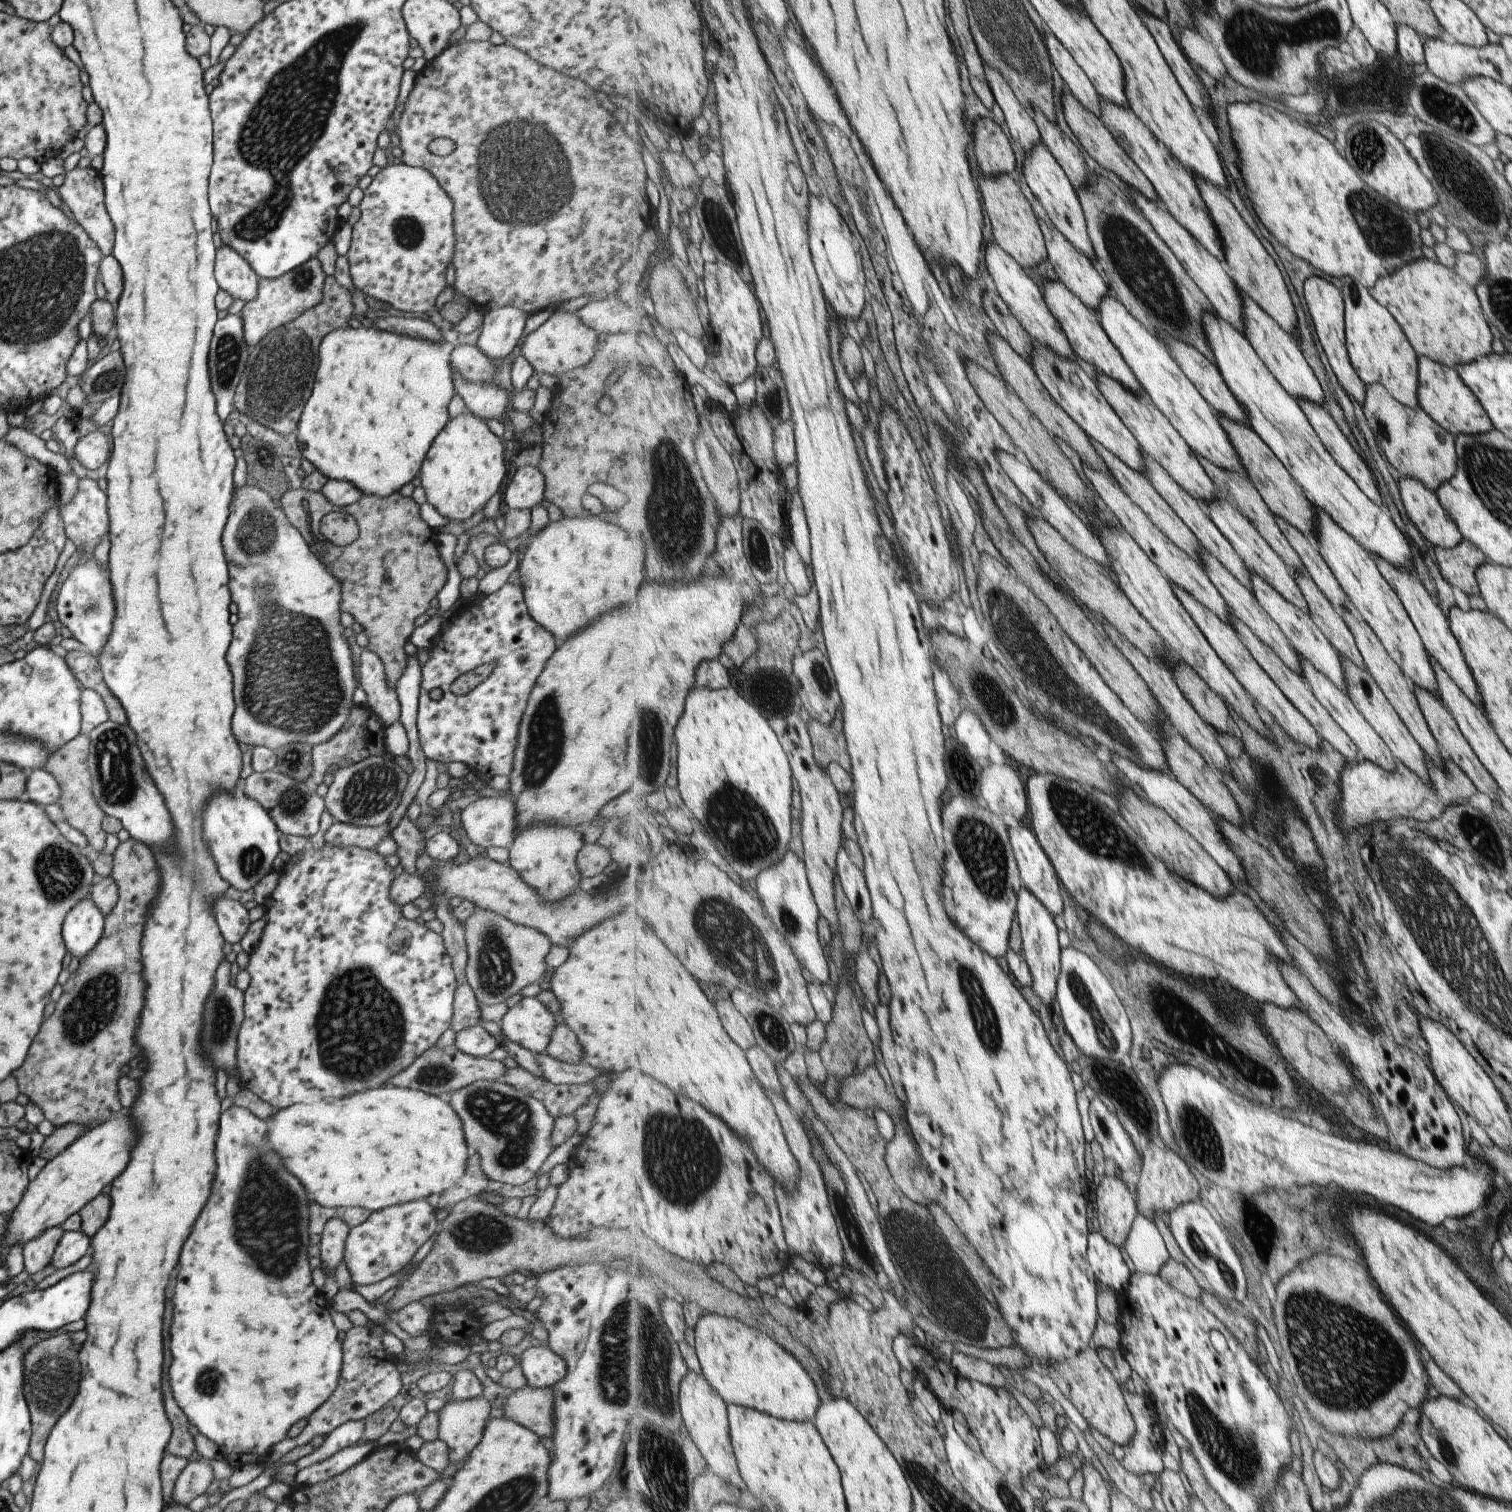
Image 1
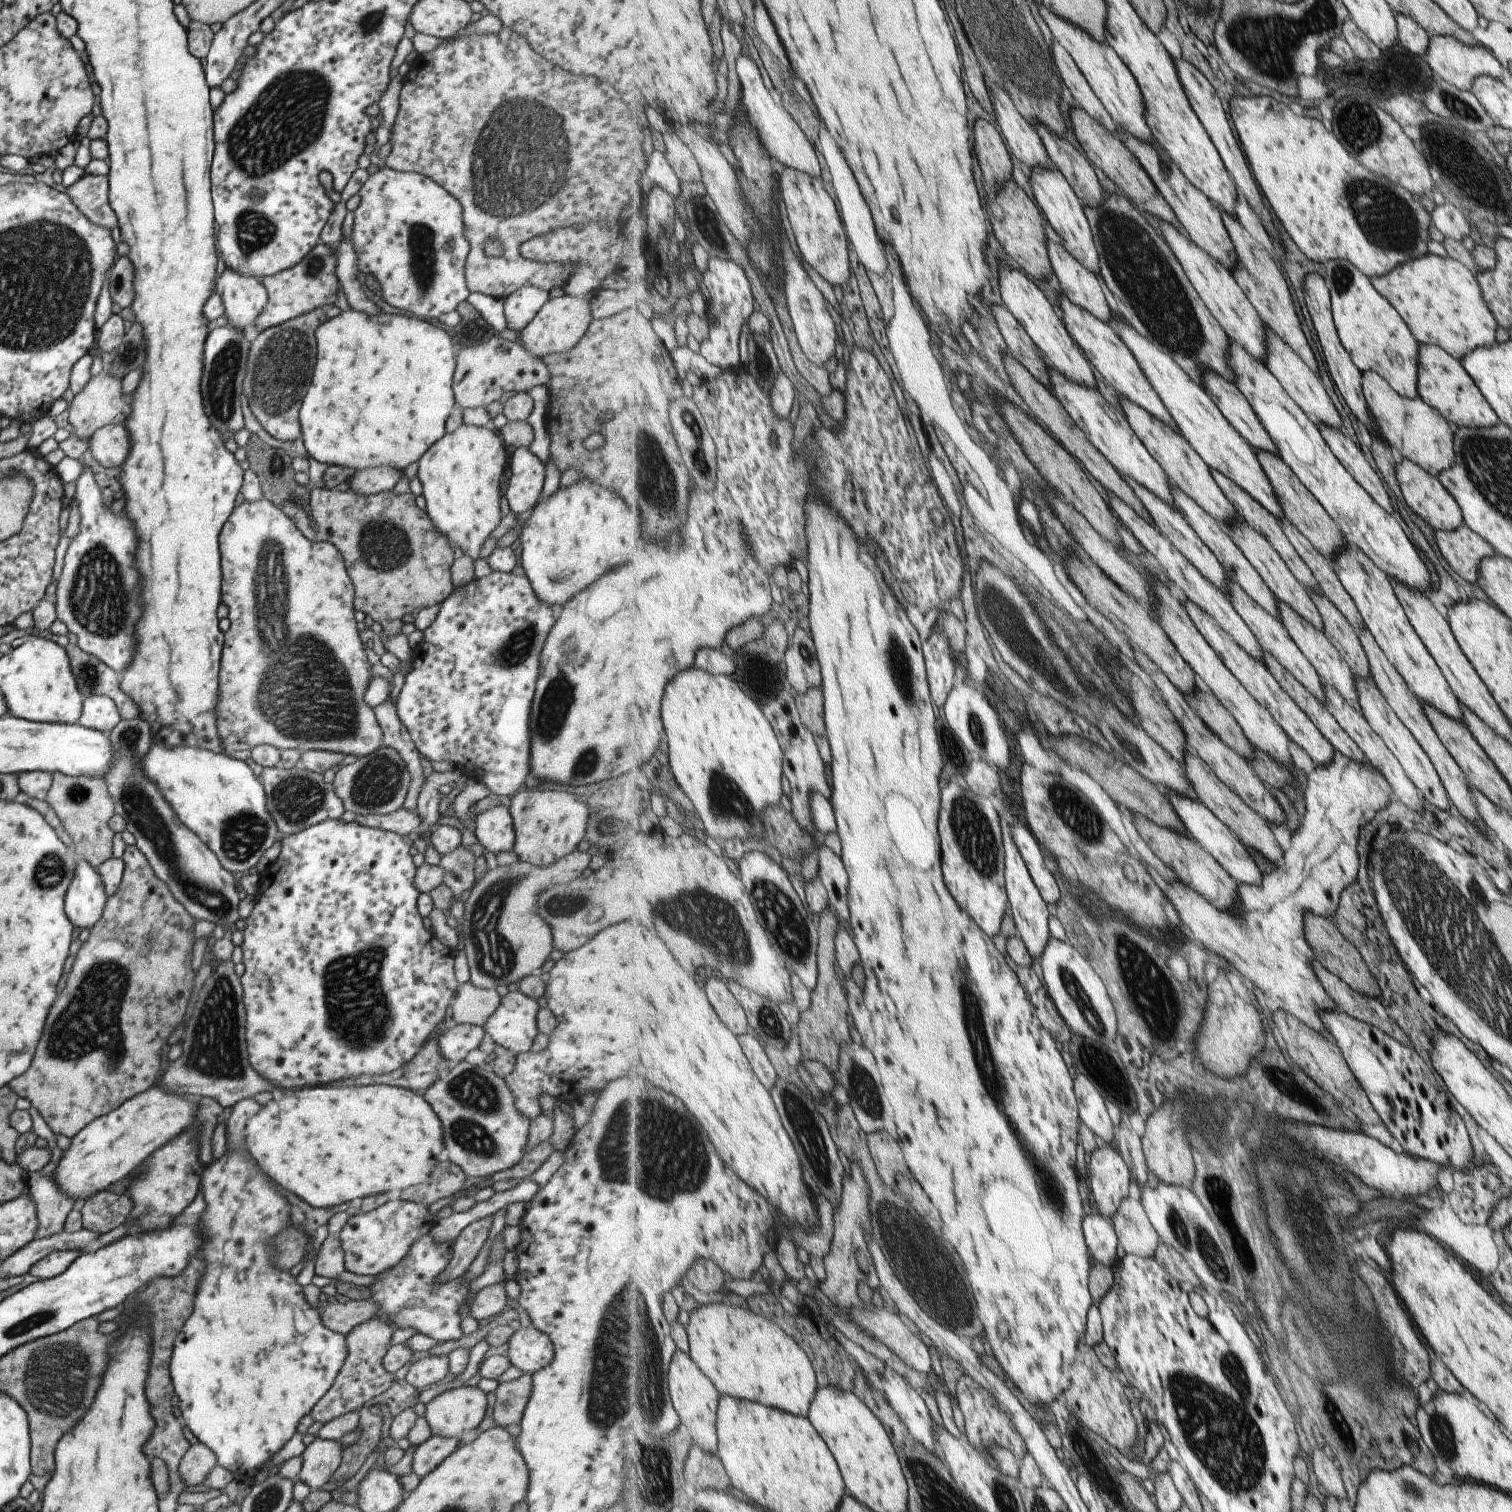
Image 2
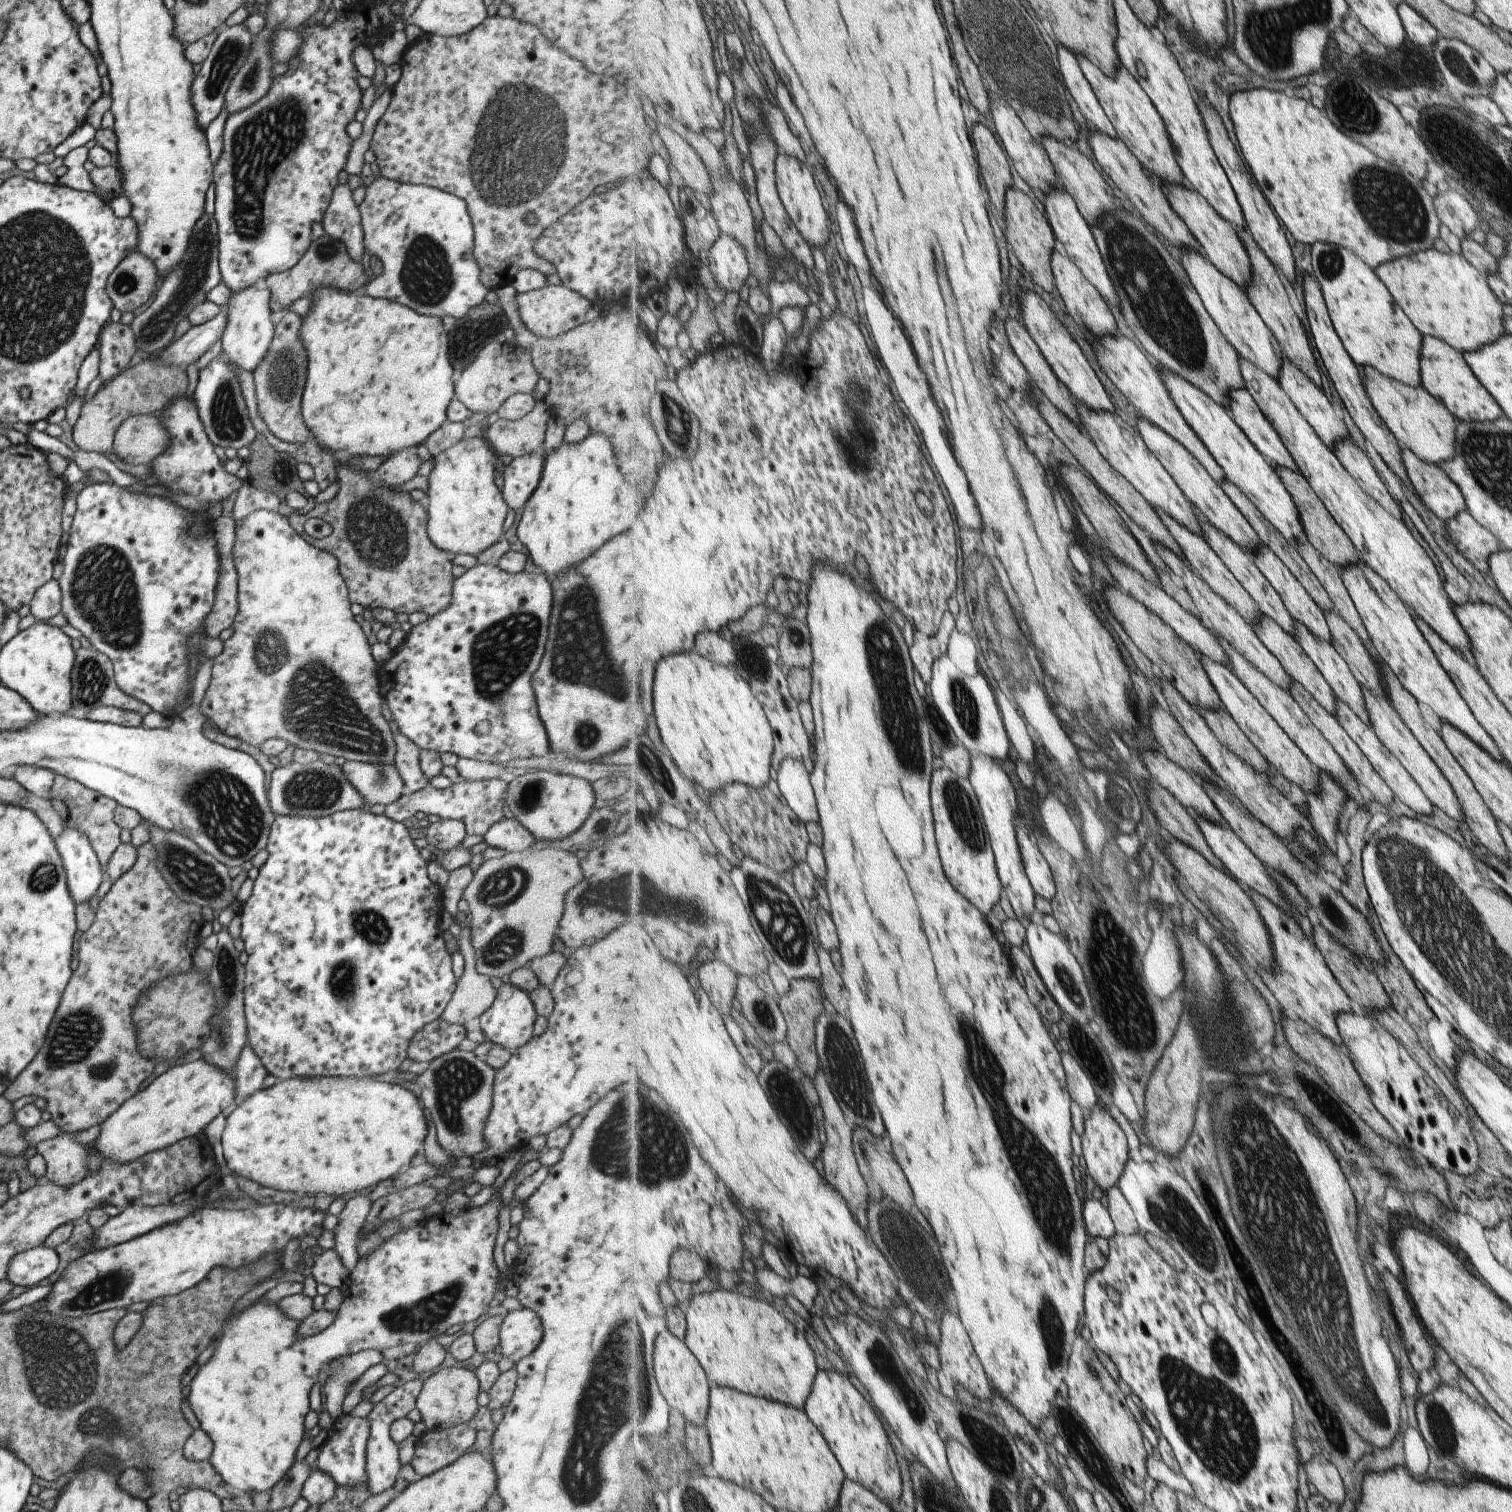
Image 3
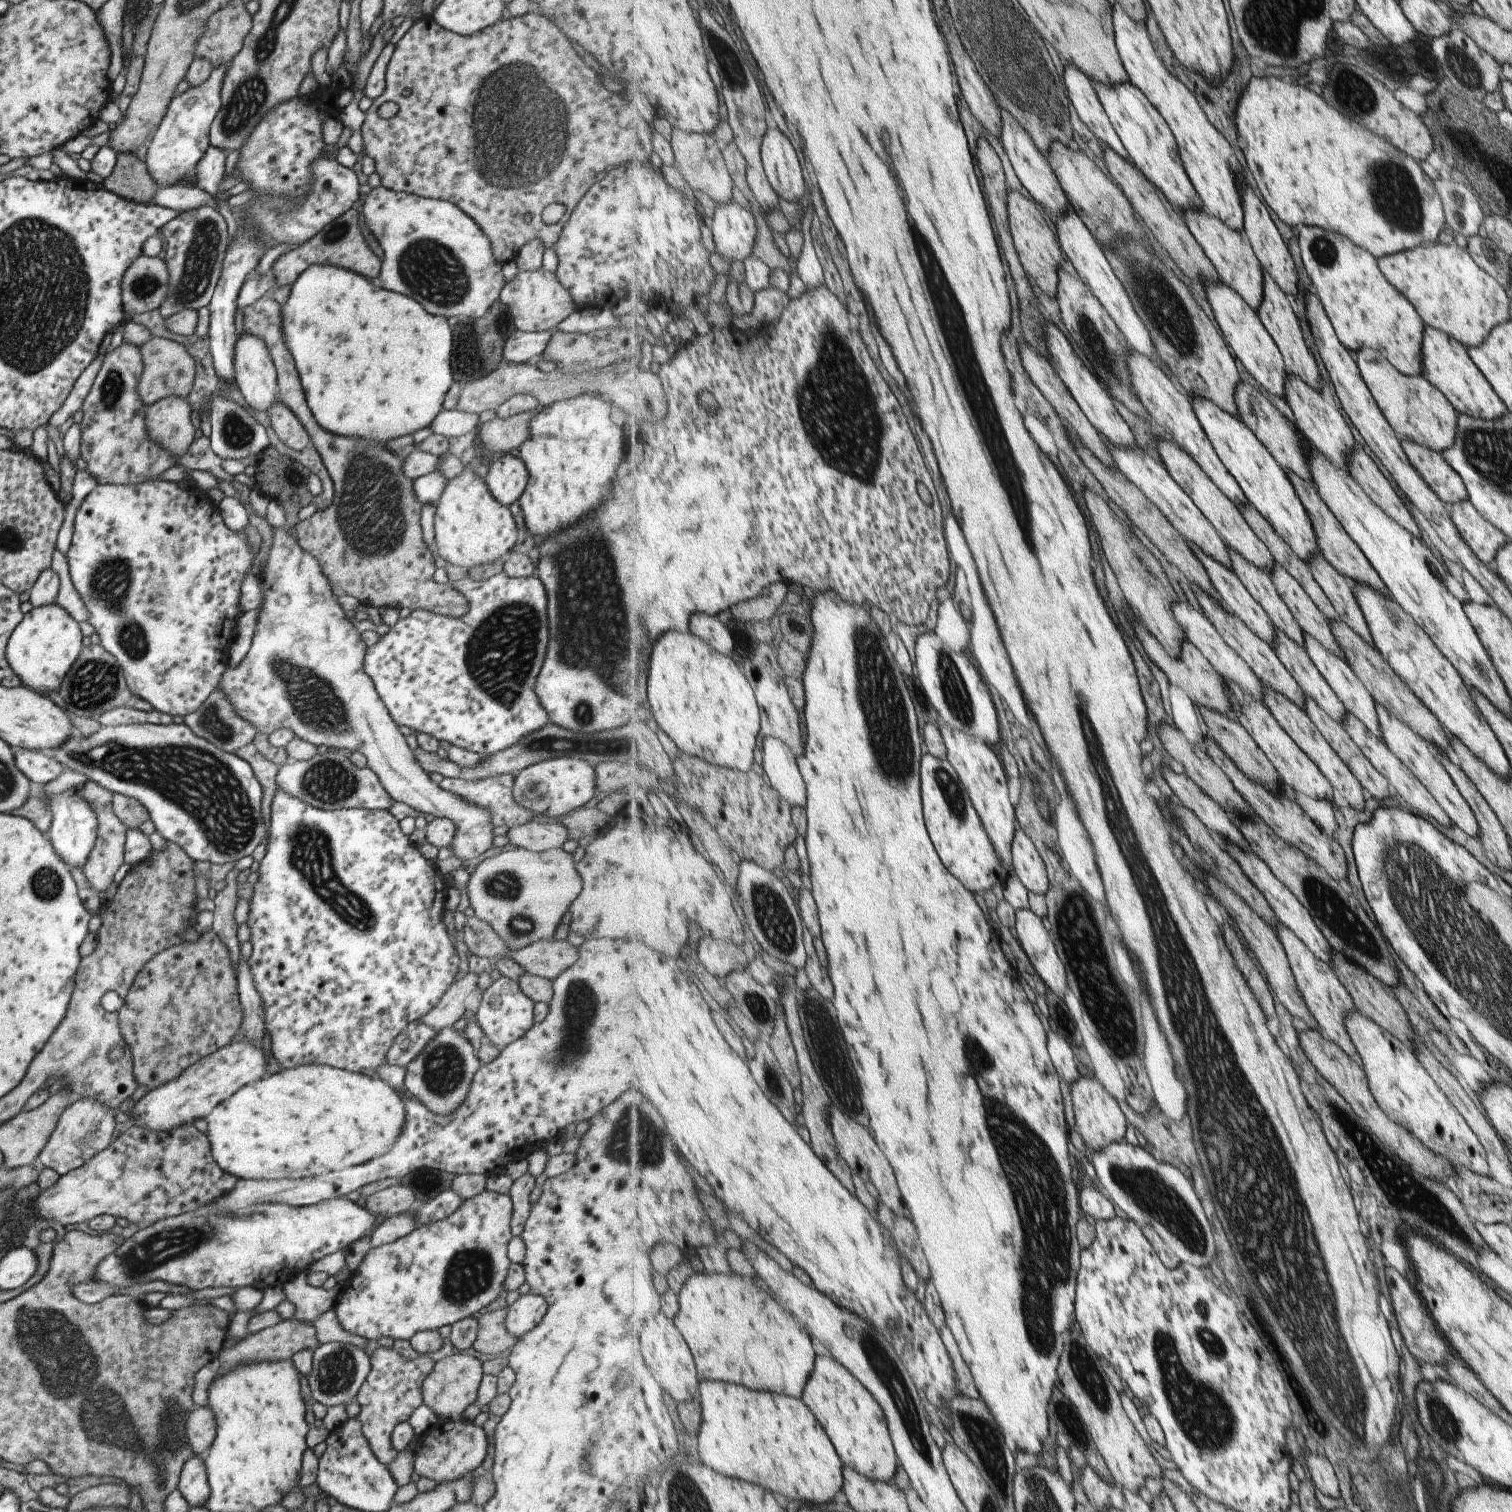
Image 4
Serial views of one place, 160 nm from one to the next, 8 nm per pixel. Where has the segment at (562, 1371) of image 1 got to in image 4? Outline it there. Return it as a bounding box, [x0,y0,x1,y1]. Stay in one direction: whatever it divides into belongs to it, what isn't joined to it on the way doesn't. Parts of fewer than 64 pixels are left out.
[505,1293,547,1339]

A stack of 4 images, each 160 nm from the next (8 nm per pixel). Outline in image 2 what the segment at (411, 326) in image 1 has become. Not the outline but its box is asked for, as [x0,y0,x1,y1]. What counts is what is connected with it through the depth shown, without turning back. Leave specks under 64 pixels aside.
[334,232,381,314]

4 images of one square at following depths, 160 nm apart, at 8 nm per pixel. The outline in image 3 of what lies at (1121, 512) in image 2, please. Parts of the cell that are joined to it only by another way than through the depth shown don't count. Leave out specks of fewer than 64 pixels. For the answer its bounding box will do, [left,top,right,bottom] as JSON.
[1153,542,1292,690]

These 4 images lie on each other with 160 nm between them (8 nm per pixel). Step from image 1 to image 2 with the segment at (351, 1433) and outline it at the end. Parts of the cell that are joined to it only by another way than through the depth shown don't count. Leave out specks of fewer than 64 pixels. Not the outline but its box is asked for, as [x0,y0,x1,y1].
[296,1435,341,1492]

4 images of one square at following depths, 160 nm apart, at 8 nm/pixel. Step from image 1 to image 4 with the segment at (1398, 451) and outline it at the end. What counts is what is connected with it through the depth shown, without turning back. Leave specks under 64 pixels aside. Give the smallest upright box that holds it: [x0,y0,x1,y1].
[1356,347,1459,453]

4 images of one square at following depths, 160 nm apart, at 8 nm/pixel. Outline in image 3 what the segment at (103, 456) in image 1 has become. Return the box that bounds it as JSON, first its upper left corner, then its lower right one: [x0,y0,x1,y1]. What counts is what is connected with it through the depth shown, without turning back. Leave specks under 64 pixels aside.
[110,414,167,464]

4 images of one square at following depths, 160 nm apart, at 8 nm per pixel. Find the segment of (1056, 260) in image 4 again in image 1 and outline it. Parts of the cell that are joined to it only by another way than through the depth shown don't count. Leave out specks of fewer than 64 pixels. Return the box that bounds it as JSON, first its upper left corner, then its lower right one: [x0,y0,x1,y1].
[981,175,1047,268]

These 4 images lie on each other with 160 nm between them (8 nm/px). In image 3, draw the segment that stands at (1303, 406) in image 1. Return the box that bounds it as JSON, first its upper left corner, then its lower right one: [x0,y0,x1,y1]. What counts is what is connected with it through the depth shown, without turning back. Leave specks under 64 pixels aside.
[1332,438,1402,517]

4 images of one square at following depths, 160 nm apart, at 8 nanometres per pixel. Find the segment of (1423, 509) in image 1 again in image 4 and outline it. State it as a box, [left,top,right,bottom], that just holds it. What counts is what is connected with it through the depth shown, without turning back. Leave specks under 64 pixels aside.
[1402,440,1468,506]

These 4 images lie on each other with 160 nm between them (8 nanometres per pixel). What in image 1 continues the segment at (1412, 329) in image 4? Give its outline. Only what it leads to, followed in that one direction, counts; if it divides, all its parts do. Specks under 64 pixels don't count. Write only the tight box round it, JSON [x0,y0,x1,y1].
[1337,277,1419,409]

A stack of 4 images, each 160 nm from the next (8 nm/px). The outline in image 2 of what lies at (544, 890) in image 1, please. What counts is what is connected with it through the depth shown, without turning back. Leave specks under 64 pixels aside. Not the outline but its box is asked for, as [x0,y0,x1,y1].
[508,786,589,866]

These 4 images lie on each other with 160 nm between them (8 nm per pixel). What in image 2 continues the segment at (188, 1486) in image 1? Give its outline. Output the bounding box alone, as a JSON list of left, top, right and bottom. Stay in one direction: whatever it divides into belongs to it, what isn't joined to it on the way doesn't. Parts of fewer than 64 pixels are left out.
[177,1442,216,1488]

